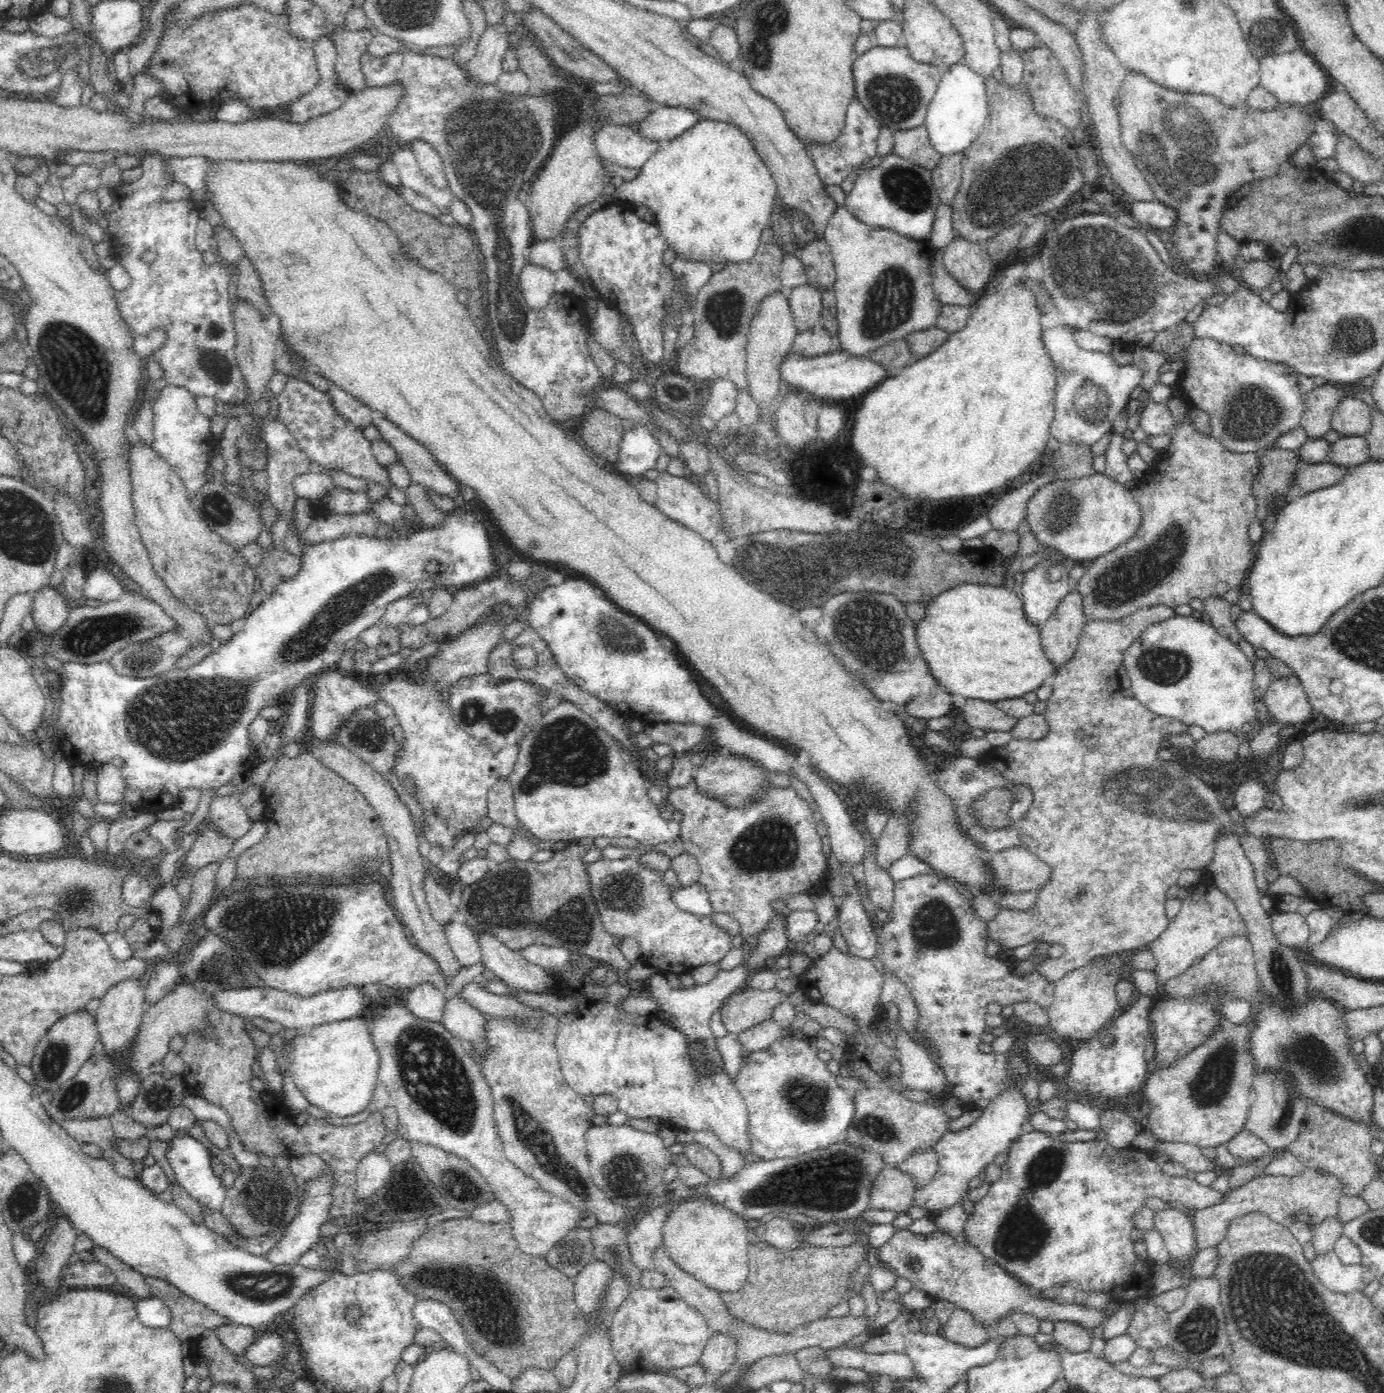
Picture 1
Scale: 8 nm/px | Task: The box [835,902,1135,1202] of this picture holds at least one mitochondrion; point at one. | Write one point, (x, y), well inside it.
(1046, 1167)

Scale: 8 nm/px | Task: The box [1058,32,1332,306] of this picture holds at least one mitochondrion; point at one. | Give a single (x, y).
(1183, 154)

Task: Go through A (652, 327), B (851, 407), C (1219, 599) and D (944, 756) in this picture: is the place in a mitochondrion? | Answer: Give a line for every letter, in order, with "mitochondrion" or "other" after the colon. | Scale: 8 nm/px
A: other
B: other
C: other
D: other

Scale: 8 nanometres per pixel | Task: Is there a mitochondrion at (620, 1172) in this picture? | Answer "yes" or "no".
yes

